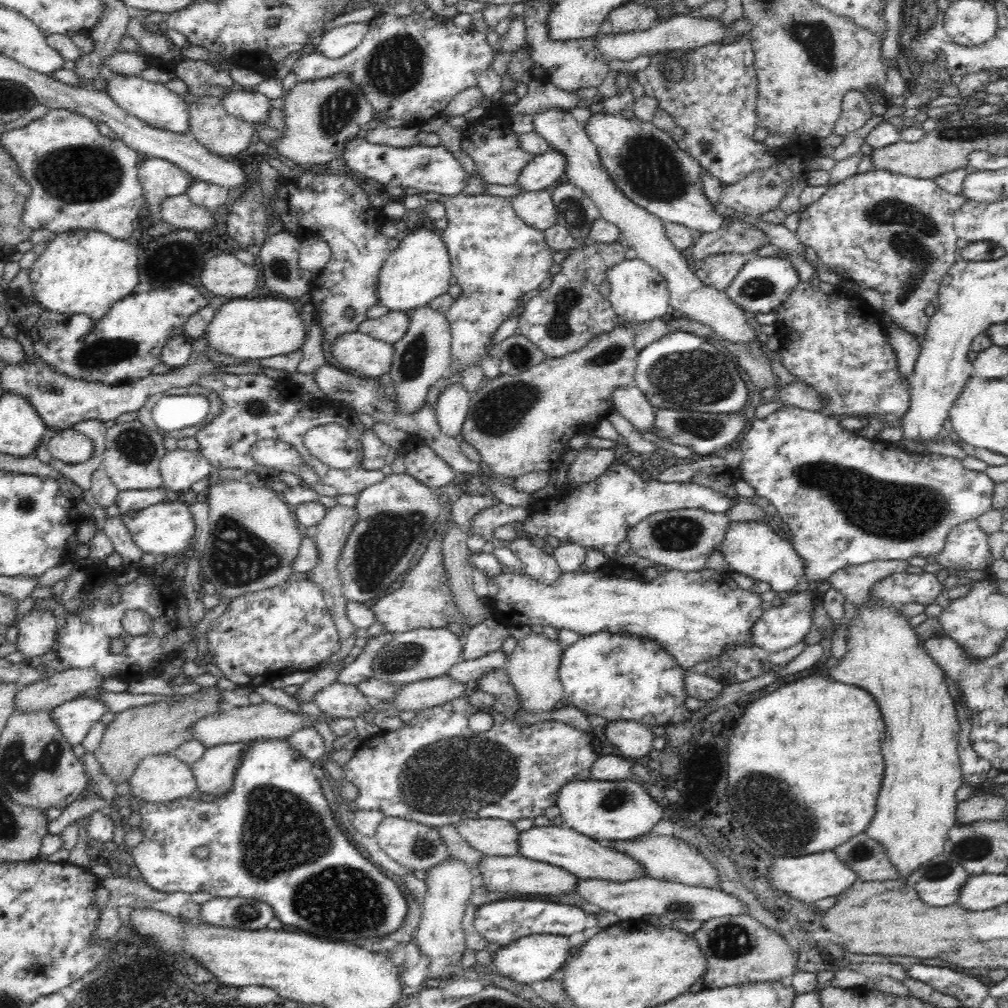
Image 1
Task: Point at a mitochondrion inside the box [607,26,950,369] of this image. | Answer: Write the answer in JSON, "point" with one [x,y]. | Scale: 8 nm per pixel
{"point":[912,233]}

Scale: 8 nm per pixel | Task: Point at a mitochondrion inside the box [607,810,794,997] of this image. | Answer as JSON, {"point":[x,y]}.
{"point":[728,940]}

